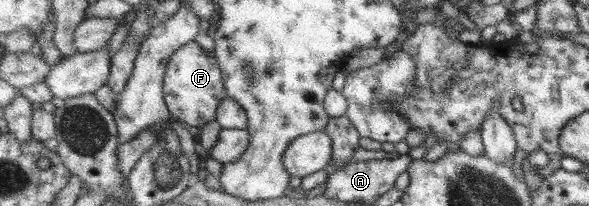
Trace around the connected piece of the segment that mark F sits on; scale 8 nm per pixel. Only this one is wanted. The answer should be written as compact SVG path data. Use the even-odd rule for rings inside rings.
M196 40L183 45L169 59L169 69L165 81L167 104L172 116L189 125L203 128L209 121L218 119L219 107L229 96L223 70L214 52L201 46Z

